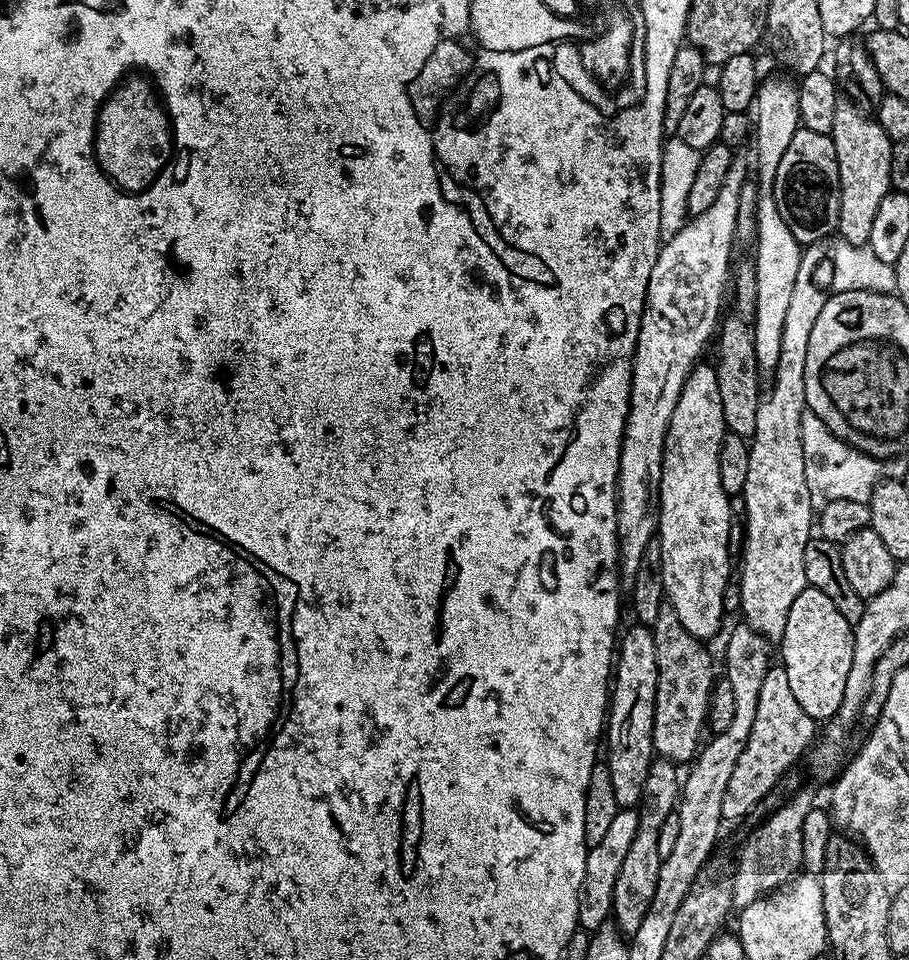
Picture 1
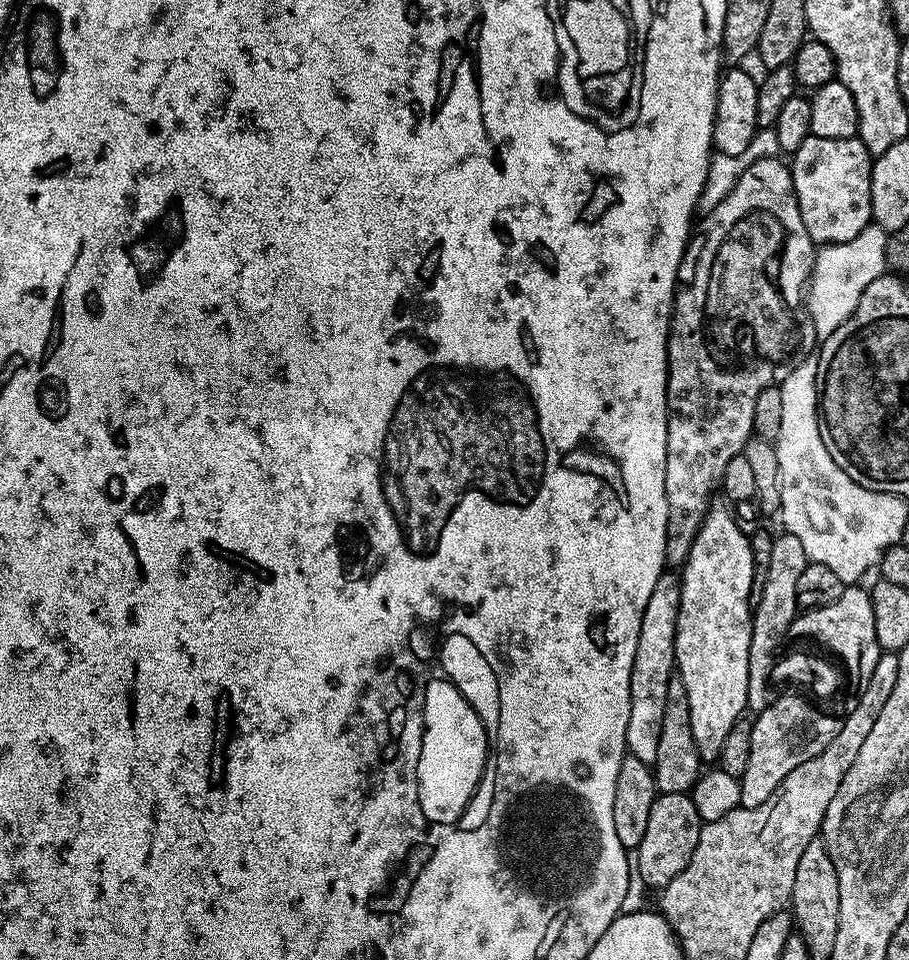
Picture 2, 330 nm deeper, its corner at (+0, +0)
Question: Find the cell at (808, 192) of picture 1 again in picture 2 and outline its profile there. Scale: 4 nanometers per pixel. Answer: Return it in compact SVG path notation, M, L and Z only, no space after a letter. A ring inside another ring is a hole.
M808 135L790 160L798 210L817 246L850 242L870 224L870 174L874 157L858 138L818 138Z

